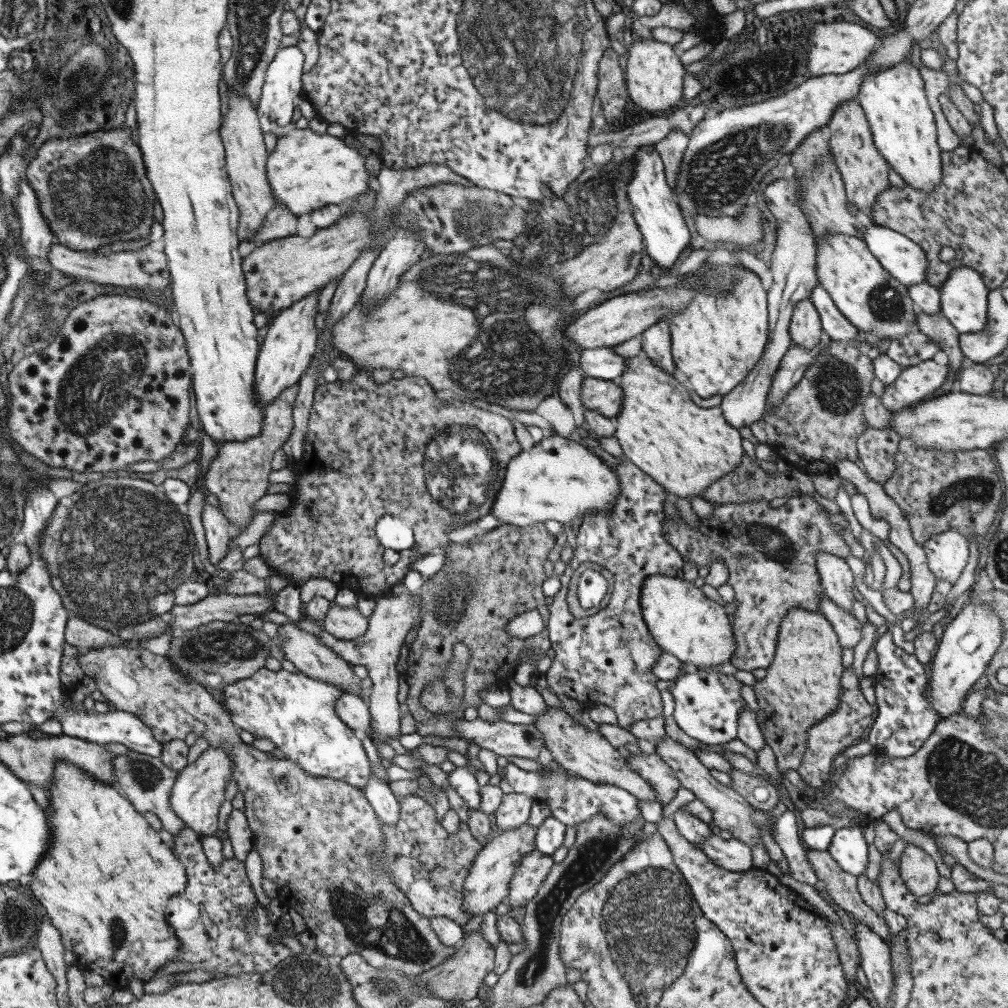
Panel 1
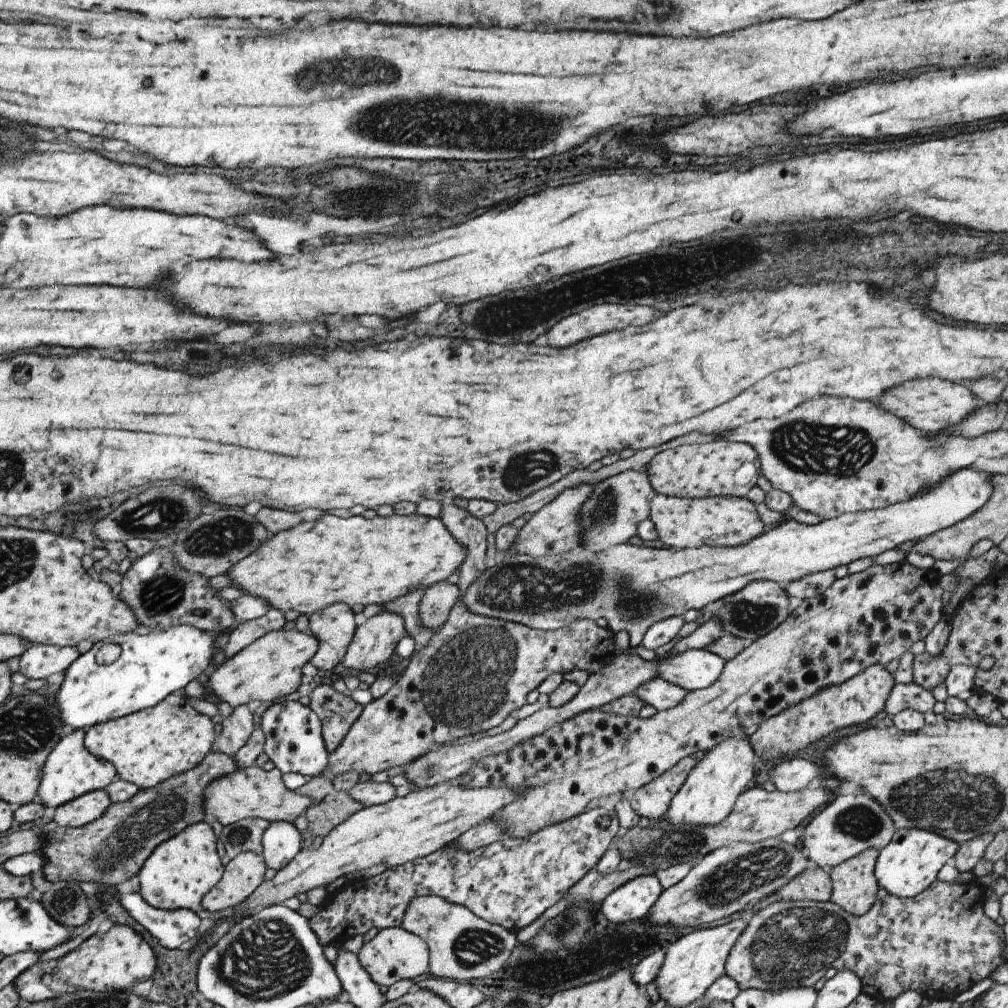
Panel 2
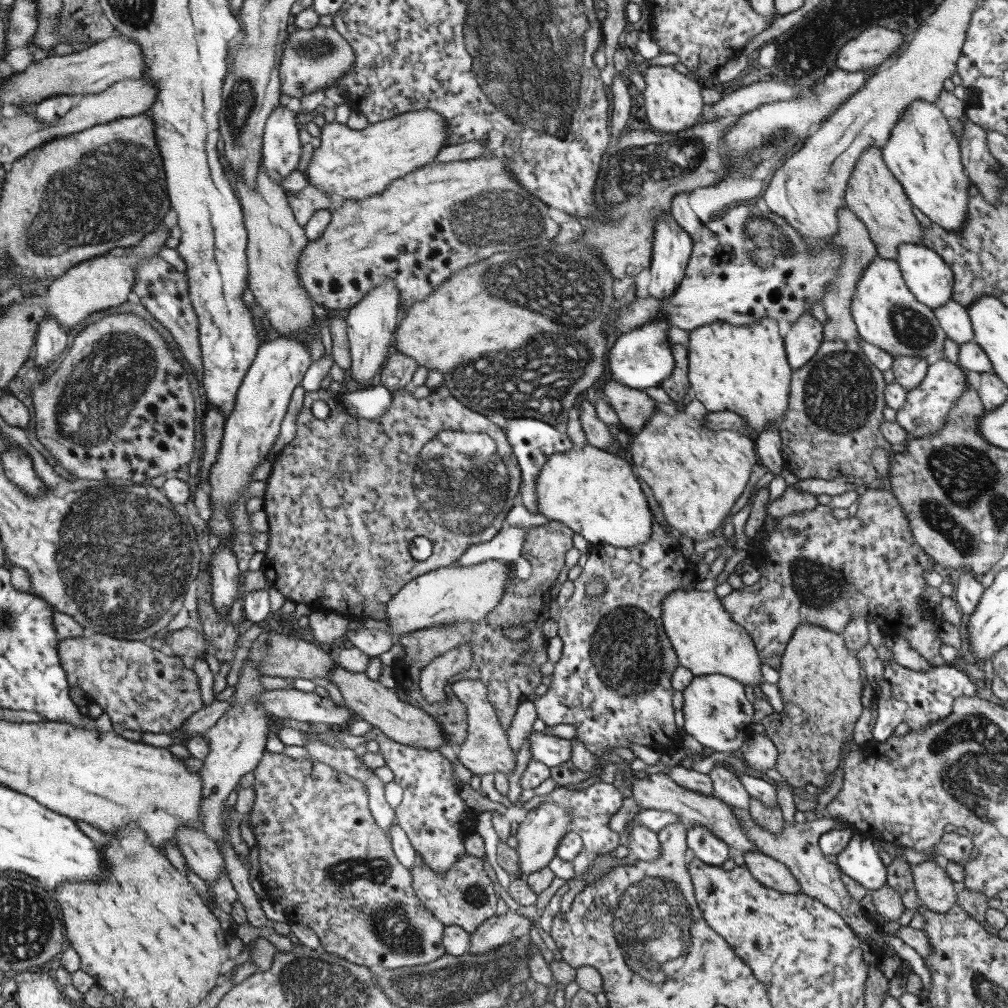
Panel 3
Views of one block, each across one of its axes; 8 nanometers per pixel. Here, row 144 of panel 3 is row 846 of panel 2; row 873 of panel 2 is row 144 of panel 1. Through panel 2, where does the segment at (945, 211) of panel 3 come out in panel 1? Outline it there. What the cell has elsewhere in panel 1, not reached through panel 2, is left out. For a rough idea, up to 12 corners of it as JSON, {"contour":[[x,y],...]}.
{"contour":[[910,62],[857,97],[874,145],[907,186],[934,193],[943,151]]}

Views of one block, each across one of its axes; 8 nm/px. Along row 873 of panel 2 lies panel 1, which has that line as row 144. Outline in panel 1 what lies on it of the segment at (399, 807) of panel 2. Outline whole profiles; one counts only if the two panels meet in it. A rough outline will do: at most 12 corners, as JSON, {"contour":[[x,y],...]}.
{"contour":[[291,127],[266,175],[300,216],[369,189],[362,146]]}

